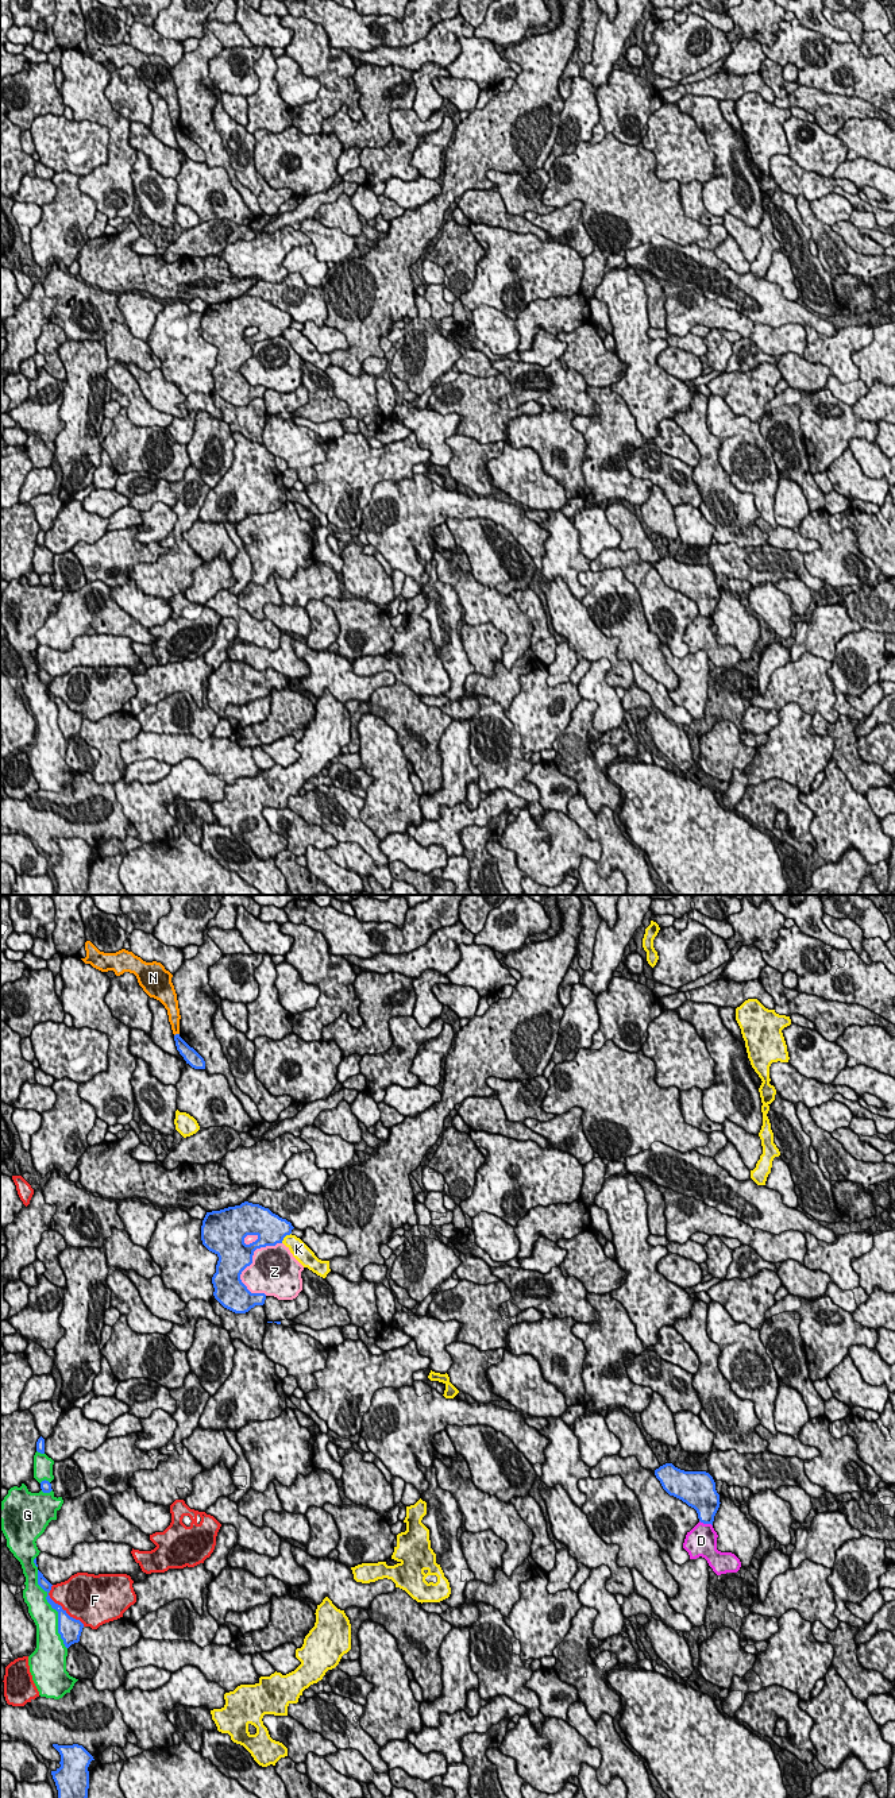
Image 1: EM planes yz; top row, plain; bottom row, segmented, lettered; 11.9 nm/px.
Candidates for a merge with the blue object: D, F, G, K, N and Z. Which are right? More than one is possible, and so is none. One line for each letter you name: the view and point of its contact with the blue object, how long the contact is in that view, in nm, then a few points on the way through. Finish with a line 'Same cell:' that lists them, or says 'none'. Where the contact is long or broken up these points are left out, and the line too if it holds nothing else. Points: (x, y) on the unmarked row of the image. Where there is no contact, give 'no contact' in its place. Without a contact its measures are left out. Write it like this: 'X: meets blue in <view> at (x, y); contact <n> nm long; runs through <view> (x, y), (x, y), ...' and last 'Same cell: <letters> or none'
Same cell: none

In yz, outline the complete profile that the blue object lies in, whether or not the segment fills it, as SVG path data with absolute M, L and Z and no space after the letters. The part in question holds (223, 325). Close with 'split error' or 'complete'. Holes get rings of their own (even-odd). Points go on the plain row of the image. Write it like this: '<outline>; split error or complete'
M248 294L220 304L207 305L201 319L202 337L219 350L216 366L212 370L215 391L235 406L246 406L255 398L263 398L265 386L251 386L242 375L242 364L252 356L256 342L282 336L294 320L286 312L273 306L269 301Z; complete

